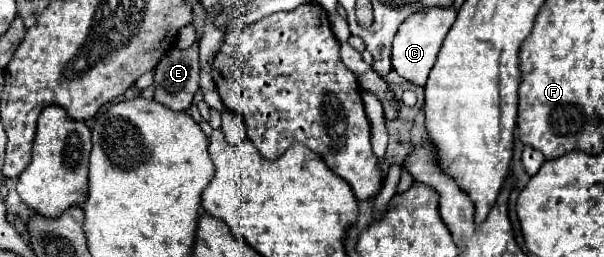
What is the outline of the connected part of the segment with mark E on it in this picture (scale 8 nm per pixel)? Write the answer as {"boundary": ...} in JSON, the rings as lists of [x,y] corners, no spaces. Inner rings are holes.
{"boundary":[[[193,45],[189,49],[173,47],[155,67],[155,101],[173,109],[173,111],[185,111],[195,97],[195,91],[199,89],[199,47]]]}

